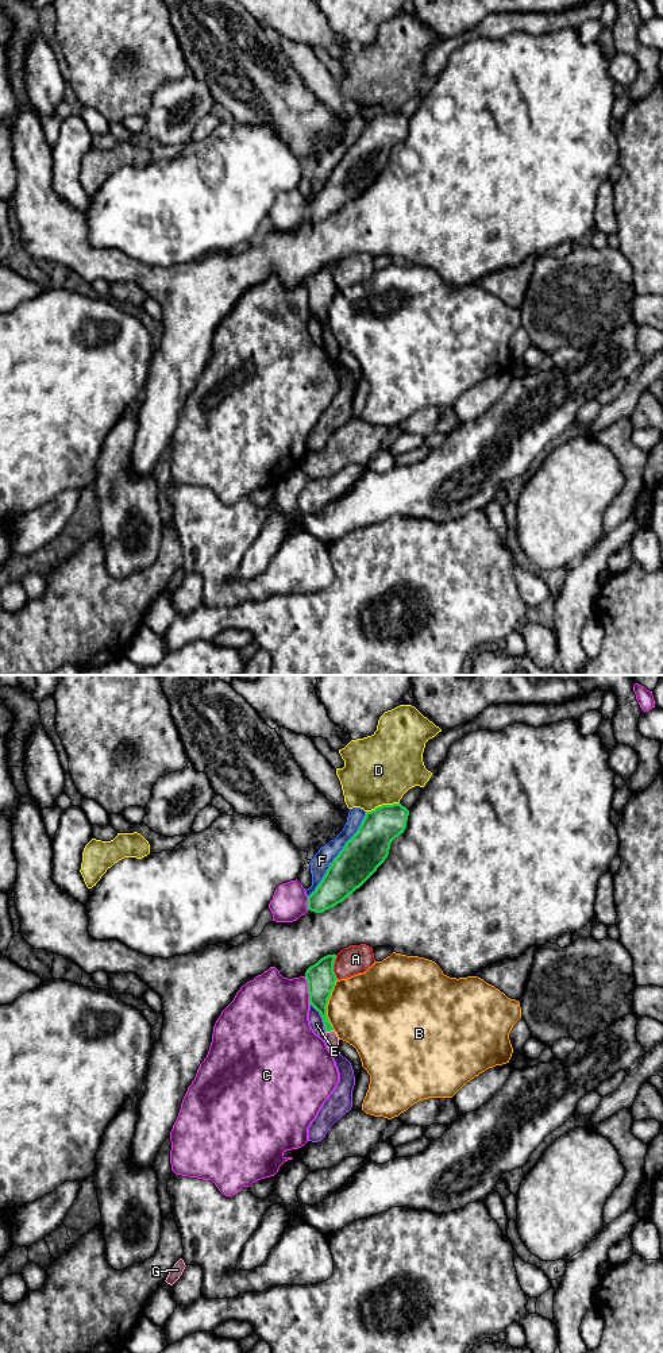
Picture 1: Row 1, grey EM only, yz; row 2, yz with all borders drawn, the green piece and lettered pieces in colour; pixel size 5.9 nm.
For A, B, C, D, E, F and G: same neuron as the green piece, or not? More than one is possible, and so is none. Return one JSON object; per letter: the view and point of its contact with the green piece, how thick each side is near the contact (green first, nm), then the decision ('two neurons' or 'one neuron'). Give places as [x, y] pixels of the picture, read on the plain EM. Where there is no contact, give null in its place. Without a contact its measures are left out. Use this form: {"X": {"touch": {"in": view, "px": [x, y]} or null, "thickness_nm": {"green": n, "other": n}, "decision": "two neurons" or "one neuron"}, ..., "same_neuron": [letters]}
{"A": {"touch": {"in": "yz", "px": [332, 276]}, "thickness_nm": {"green": 170, "other": 180}, "decision": "two neurons"}, "B": {"touch": {"in": "yz", "px": [327, 312]}, "thickness_nm": {"green": 170, "other": 460}, "decision": "two neurons"}, "C": {"touch": {"in": "yz", "px": [308, 299]}, "thickness_nm": {"green": 170, "other": 420}, "decision": "two neurons"}, "D": {"touch": {"in": "yz", "px": [382, 114]}, "thickness_nm": {"green": 220, "other": 420}, "decision": "two neurons"}, "E": {"touch": {"in": "yz", "px": [322, 326]}, "thickness_nm": {"green": 170, "other": 90}, "decision": "two neurons"}, "F": {"touch": {"in": "yz", "px": [338, 164]}, "thickness_nm": {"green": 240, "other": 110}, "decision": "two neurons"}, "G": {"touch": {"in": "yz", "px": [328, 339]}, "thickness_nm": {"green": 140, "other": 80}, "decision": "one neuron"}, "same_neuron": ["G"]}

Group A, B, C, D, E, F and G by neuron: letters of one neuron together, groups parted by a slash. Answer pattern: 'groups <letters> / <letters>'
groups A / B / C / D / E / F / G

